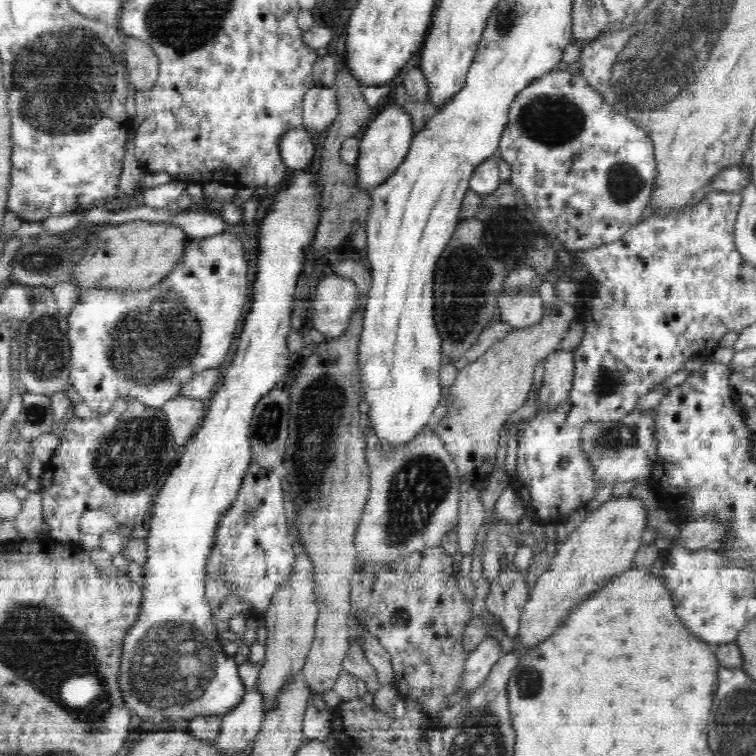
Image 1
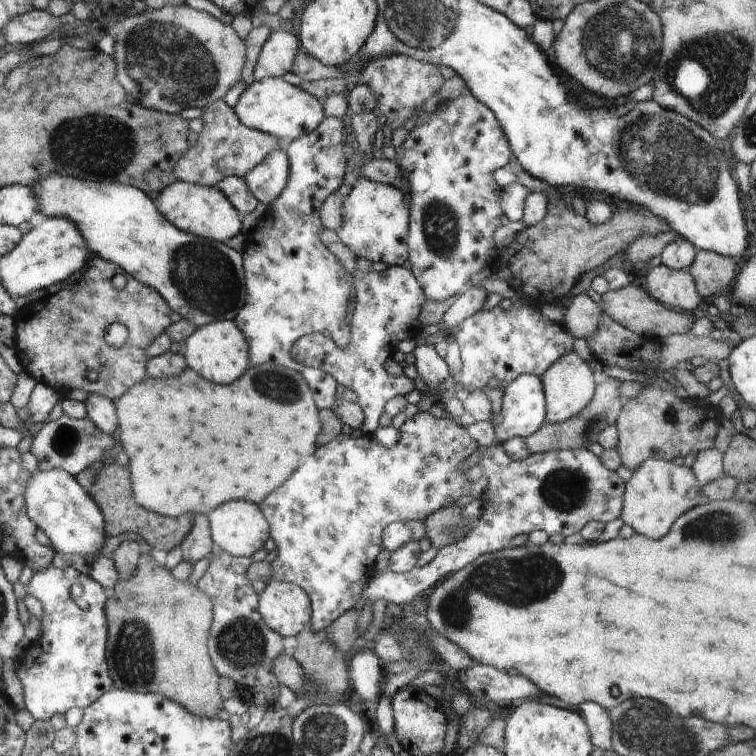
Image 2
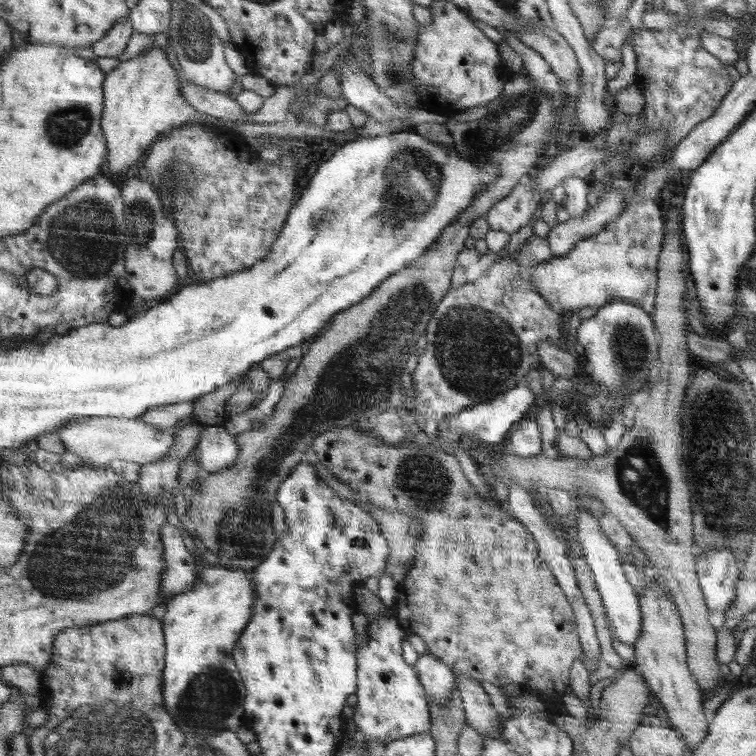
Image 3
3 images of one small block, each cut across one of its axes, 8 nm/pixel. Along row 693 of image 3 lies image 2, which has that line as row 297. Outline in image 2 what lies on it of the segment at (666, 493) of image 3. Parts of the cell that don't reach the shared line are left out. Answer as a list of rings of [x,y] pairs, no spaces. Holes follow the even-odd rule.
[[[697,250],[693,264],[687,268],[691,278],[695,280],[695,288],[703,302],[707,298],[725,294],[733,276],[735,276],[735,262],[733,258]]]

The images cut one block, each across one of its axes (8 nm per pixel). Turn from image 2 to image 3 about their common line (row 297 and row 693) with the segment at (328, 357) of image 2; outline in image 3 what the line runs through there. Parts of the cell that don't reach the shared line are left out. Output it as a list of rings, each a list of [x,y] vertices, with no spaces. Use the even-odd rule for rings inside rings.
[[[397,616],[371,620],[367,628],[367,642],[359,646],[359,690],[355,692],[355,716],[353,722],[357,730],[367,738],[381,738],[385,742],[427,734],[431,728],[429,702],[425,690],[421,690],[421,682],[417,682],[417,674],[413,674],[411,666],[401,660],[401,630]]]

